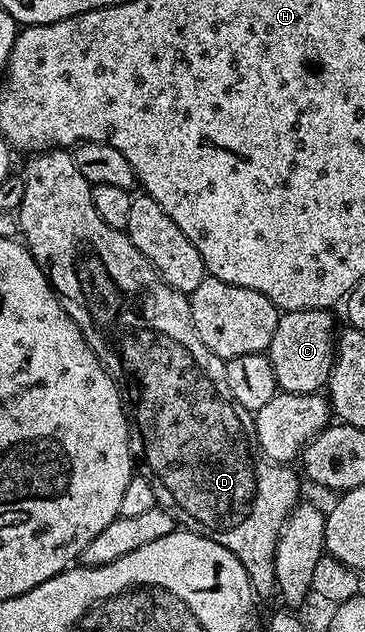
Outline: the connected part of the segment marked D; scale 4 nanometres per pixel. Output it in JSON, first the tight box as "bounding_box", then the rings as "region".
{"bounding_box":[16,148,301,596],"region":[[[49,148],[44,152],[37,152],[32,155],[33,158],[29,163],[26,164],[25,170],[23,170],[23,177],[25,180],[25,191],[23,192],[23,200],[20,206],[20,209],[16,211],[17,221],[19,223],[19,234],[25,243],[25,247],[31,252],[31,256],[39,264],[39,268],[43,273],[49,278],[49,283],[53,286],[53,290],[57,293],[57,297],[61,299],[63,308],[71,316],[71,320],[75,320],[75,324],[83,332],[83,336],[87,340],[87,344],[95,352],[95,356],[99,361],[101,361],[102,366],[104,366],[105,371],[112,376],[113,381],[117,383],[118,387],[123,388],[123,401],[127,411],[127,417],[129,420],[129,450],[133,453],[134,459],[139,460],[139,470],[144,477],[149,479],[151,488],[155,492],[157,497],[157,505],[161,509],[166,510],[172,518],[176,518],[178,523],[184,529],[192,530],[194,534],[203,536],[207,540],[215,540],[215,544],[223,544],[223,548],[230,550],[234,556],[239,560],[239,564],[243,564],[243,568],[247,572],[247,576],[251,580],[253,585],[254,595],[261,596],[261,594],[273,594],[277,581],[275,580],[275,550],[277,548],[277,541],[279,540],[279,532],[283,528],[283,524],[287,520],[287,516],[292,512],[294,506],[298,505],[299,497],[297,498],[297,493],[300,492],[301,486],[297,483],[297,474],[285,464],[278,464],[276,462],[270,462],[268,458],[262,456],[257,449],[257,439],[253,432],[253,419],[254,415],[247,408],[243,408],[243,404],[239,404],[235,400],[235,396],[231,396],[231,388],[227,388],[227,372],[225,371],[226,359],[215,356],[215,352],[211,352],[211,348],[207,348],[207,344],[203,344],[203,340],[199,340],[199,336],[195,332],[195,324],[193,323],[193,317],[191,316],[191,308],[189,307],[189,299],[186,295],[181,294],[178,290],[173,290],[169,285],[165,283],[164,280],[157,274],[157,269],[152,266],[147,259],[139,252],[139,248],[135,248],[135,244],[131,244],[129,235],[123,230],[116,230],[111,228],[111,224],[103,224],[103,220],[99,216],[99,212],[95,212],[95,200],[93,199],[93,187],[90,186],[89,181],[84,178],[79,172],[79,168],[75,168],[75,160],[73,159],[72,153],[65,148]]]}

